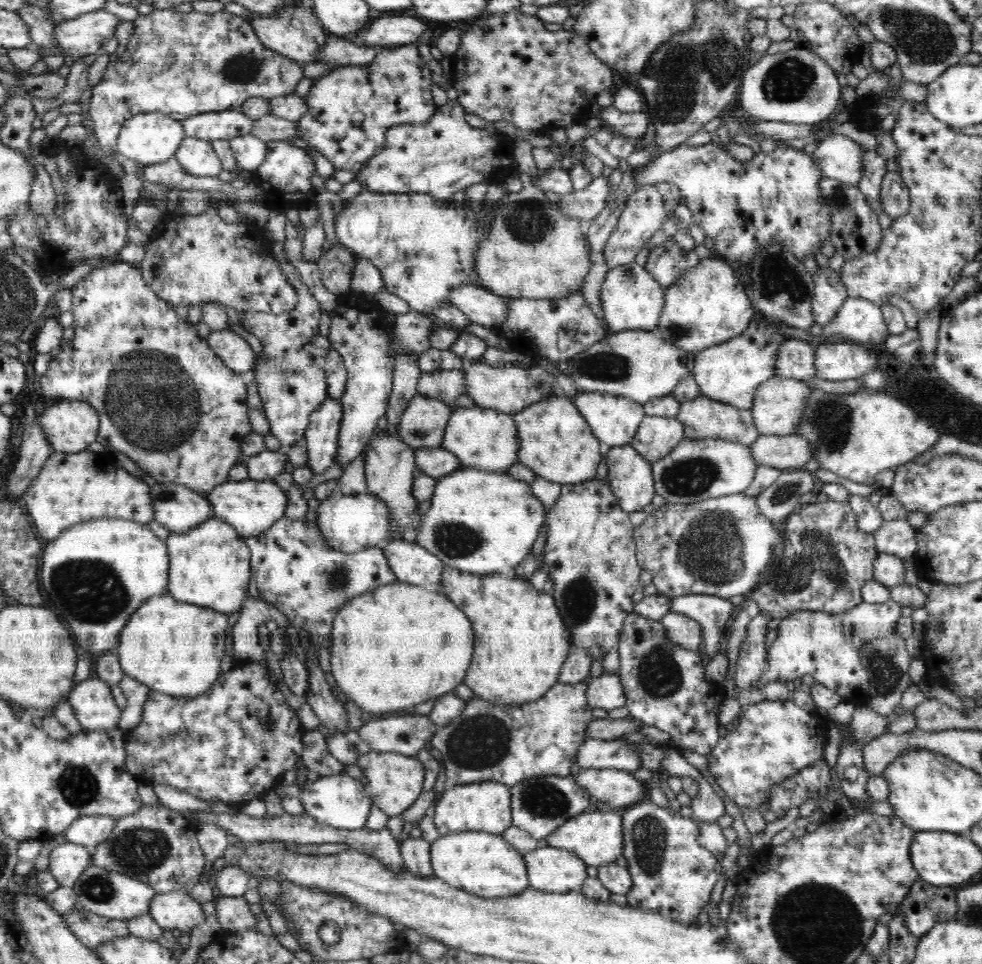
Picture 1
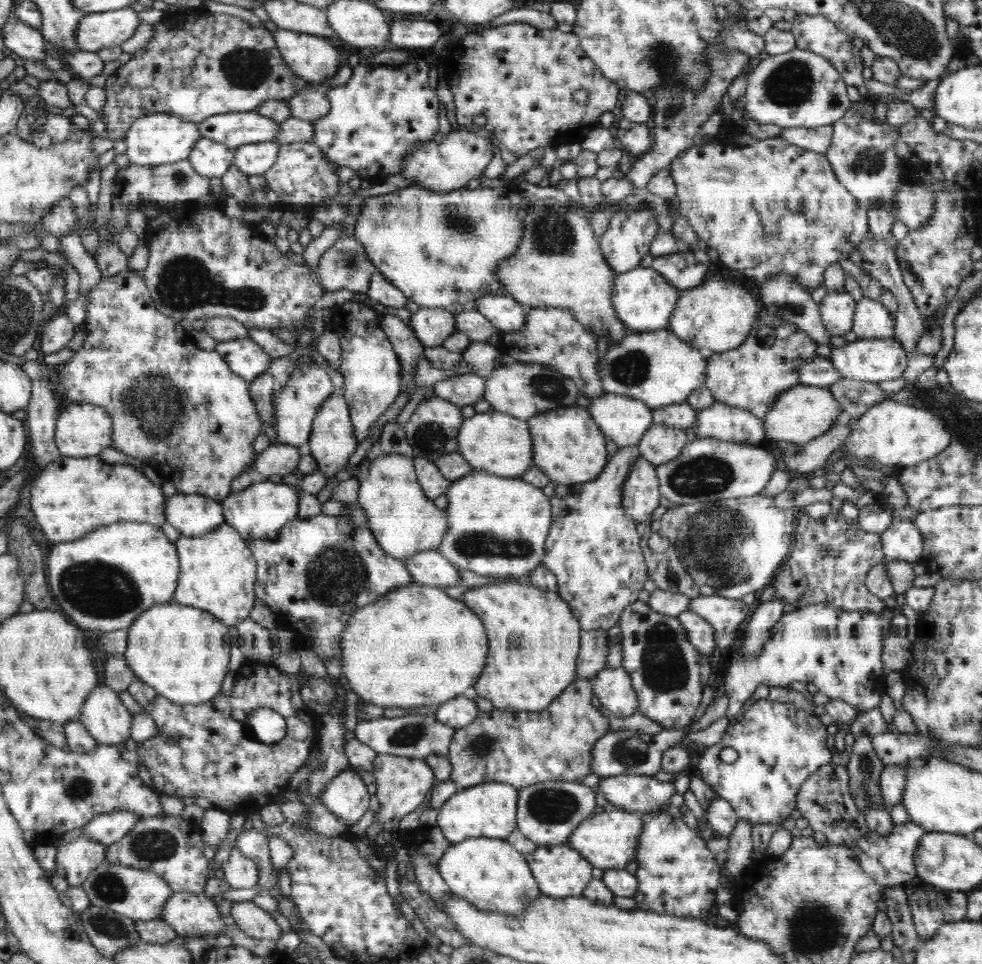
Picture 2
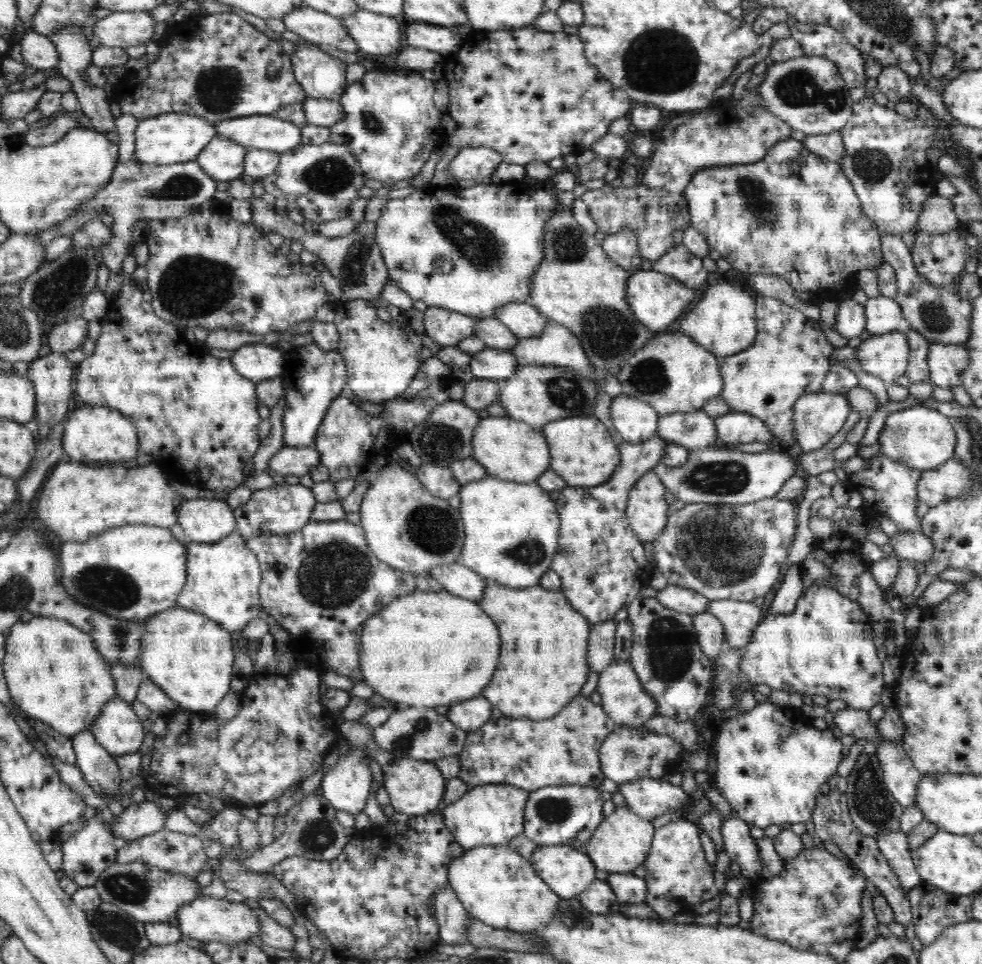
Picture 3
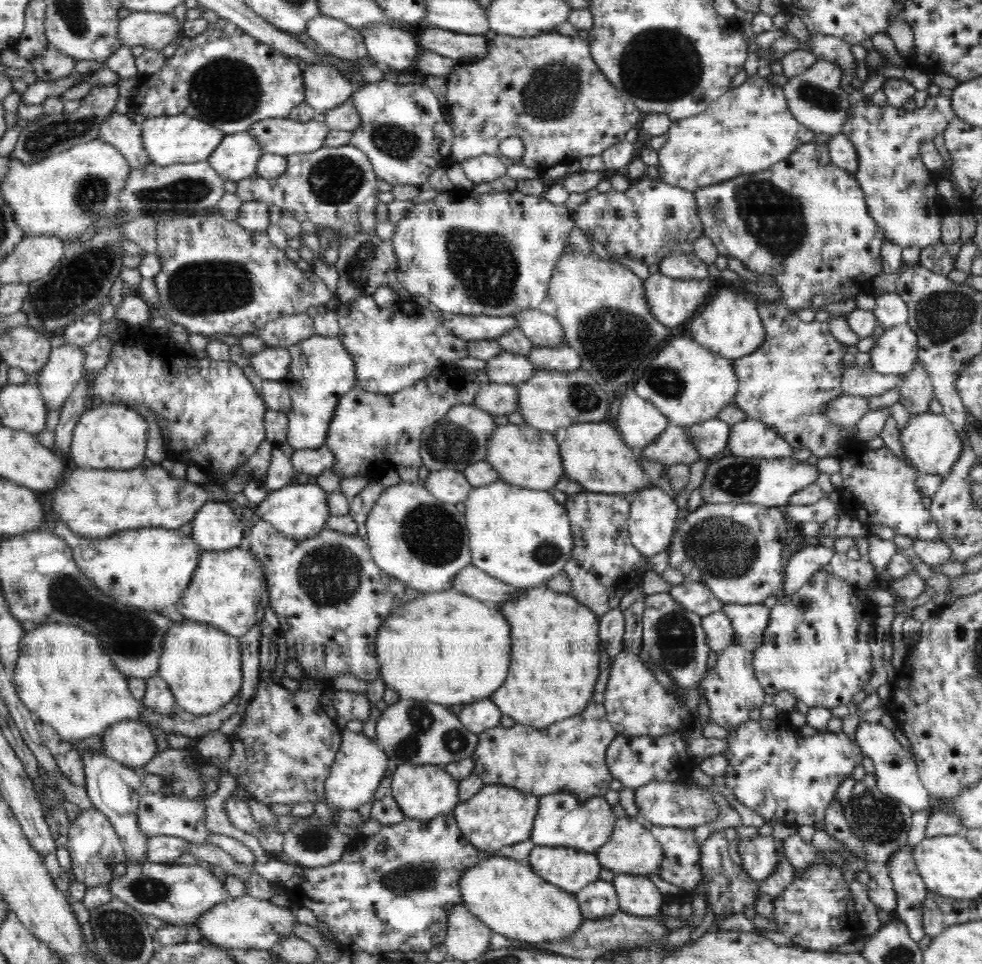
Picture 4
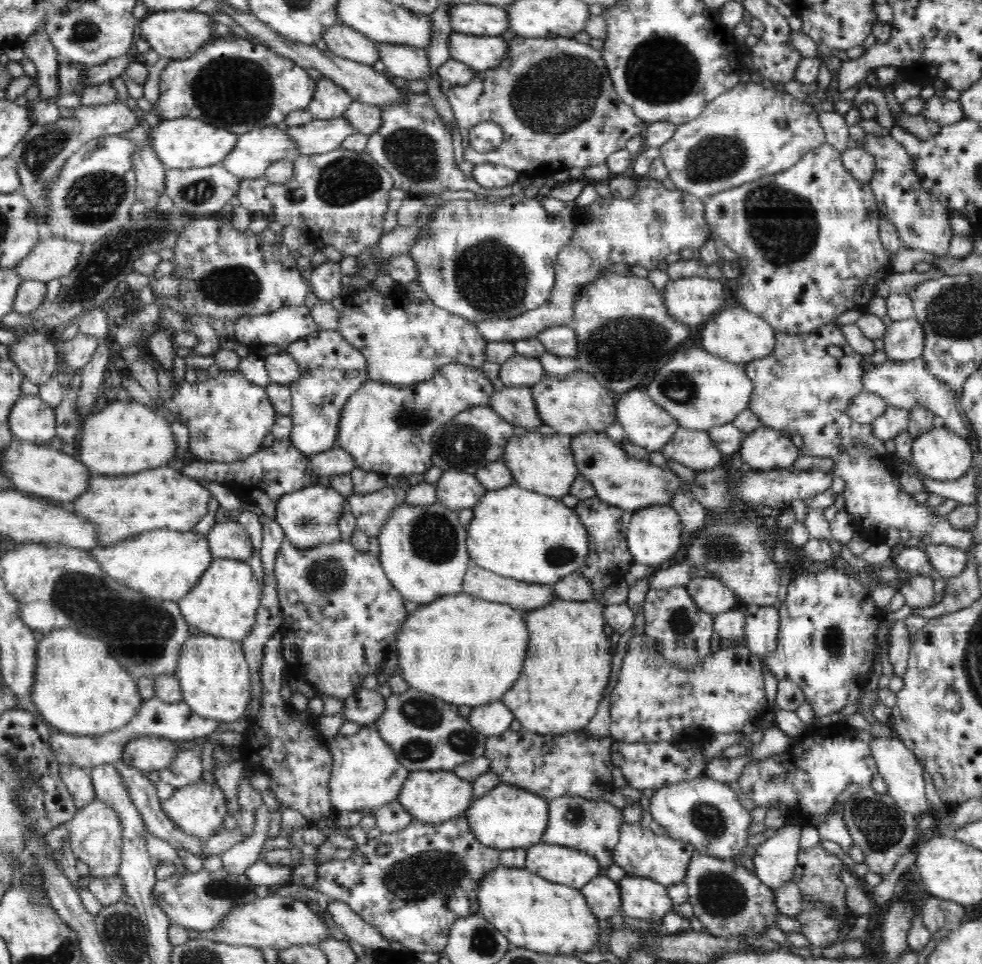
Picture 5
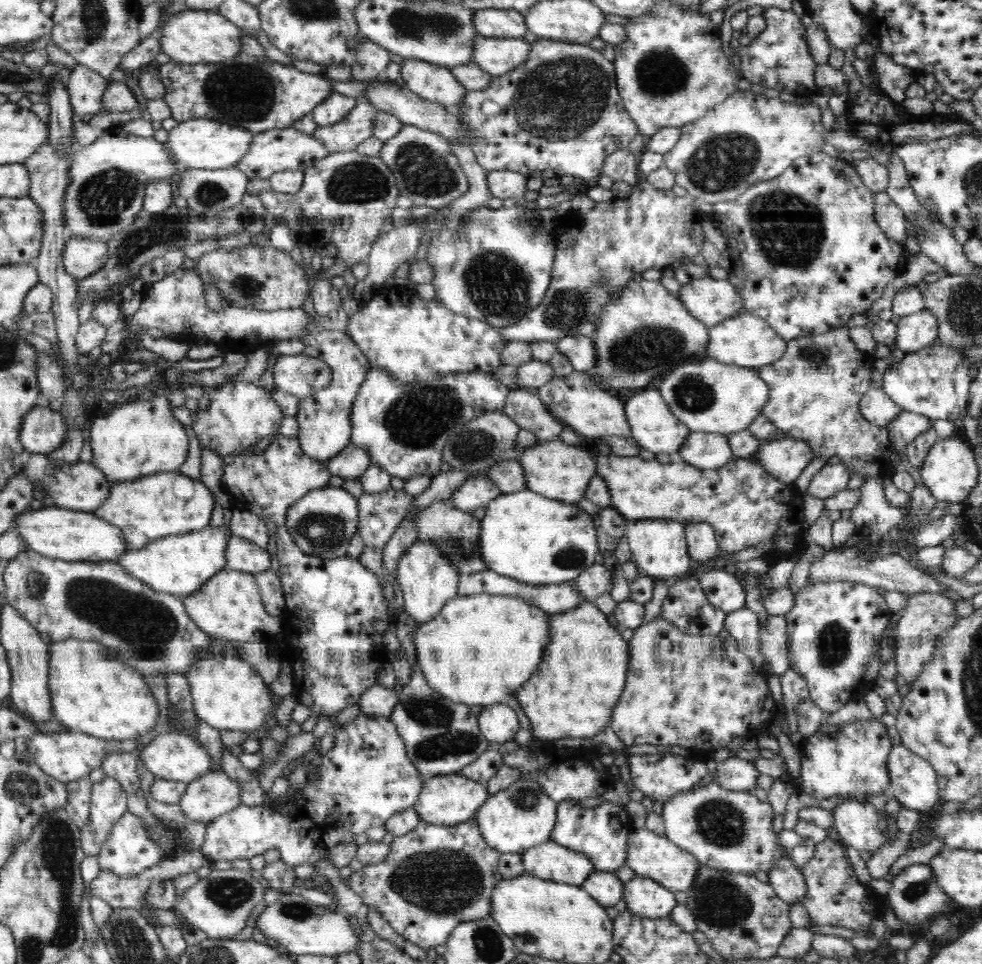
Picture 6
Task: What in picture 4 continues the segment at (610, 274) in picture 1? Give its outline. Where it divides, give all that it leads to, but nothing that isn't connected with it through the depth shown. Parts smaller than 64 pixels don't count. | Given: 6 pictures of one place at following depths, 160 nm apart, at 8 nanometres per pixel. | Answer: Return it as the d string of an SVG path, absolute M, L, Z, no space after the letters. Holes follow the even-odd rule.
M651 274L643 284L643 293L653 317L665 326L678 326L694 318L694 311L706 302L710 292L710 278L682 280Z

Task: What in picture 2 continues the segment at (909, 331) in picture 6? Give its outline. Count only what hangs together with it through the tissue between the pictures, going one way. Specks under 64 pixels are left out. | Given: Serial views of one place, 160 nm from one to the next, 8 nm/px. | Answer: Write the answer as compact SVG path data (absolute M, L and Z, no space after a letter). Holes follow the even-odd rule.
M895 337L856 339L831 350L830 362L842 379L851 378L864 382L879 383L902 376L908 362L907 350Z

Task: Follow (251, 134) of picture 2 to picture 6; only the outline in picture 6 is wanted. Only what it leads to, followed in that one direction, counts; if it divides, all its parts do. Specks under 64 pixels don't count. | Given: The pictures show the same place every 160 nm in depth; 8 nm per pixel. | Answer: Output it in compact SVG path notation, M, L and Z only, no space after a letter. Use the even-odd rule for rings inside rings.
M363 97L356 99L356 106L344 120L330 126L320 126L311 134L328 152L354 151L356 146L371 137L373 120L379 110Z

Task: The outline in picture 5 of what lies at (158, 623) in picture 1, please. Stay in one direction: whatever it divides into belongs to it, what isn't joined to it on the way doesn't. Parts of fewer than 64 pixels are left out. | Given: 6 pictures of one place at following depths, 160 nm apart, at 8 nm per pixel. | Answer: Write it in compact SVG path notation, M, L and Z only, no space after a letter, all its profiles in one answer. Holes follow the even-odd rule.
M208 633L193 634L181 646L180 656L173 674L180 683L182 701L201 717L222 722L244 718L246 707L252 702L251 679L248 663L243 655L242 642Z

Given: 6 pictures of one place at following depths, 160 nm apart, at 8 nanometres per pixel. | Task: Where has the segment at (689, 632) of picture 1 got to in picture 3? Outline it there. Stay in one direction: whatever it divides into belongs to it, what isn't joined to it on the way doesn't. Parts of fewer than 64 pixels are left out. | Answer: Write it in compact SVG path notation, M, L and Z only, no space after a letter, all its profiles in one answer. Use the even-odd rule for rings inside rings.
M704 611L693 614L692 620L701 649L707 657L714 660L726 646L724 627L720 619Z

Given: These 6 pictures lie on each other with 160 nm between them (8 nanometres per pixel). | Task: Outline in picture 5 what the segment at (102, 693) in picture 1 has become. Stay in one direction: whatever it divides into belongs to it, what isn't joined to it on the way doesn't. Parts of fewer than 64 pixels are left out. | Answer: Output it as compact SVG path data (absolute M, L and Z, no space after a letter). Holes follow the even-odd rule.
M140 737L129 740L122 751L121 759L124 764L145 772L166 768L178 748L175 741L160 737Z

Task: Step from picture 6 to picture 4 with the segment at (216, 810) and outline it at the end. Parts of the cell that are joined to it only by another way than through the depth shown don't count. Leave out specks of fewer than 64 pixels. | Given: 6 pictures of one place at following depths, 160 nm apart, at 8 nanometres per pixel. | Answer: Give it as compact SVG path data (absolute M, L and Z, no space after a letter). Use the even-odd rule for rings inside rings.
M144 791L139 798L138 828L146 836L170 836L186 839L189 843L204 844L207 842L207 834L210 833L205 825L205 801L200 803L197 799L183 799L176 795L168 796Z

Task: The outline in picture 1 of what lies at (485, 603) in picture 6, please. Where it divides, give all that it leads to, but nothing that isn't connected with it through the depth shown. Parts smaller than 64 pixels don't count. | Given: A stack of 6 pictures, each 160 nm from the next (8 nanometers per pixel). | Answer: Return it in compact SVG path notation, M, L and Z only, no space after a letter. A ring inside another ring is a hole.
M398 580L347 600L335 614L329 637L331 672L340 691L364 711L380 715L452 692L463 683L476 646L471 620L448 597L425 585Z

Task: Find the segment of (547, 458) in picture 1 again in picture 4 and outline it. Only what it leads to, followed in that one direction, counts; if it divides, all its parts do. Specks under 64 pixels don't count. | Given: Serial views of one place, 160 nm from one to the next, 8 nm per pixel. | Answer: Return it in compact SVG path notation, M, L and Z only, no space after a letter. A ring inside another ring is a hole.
M610 420L588 424L572 424L553 433L558 443L564 475L579 482L584 490L632 497L646 488L655 486L650 476L634 457Z

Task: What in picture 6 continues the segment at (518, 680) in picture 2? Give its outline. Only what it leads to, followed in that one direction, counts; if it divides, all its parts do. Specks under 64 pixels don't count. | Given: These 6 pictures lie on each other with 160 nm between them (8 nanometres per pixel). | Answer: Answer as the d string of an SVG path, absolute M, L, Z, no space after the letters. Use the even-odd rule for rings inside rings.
M584 601L569 611L550 616L552 624L549 641L545 646L546 654L540 670L536 674L552 676L530 676L518 692L514 692L519 704L530 720L532 734L535 740L546 742L564 742L565 738L590 738L600 732L604 726L609 726L612 708L622 694L628 678L628 647L629 641L622 639L620 628L592 602Z

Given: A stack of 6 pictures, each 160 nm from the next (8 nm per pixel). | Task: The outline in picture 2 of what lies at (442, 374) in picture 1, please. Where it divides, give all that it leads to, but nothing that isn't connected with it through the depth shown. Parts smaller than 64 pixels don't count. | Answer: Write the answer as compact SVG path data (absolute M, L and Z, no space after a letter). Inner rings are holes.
M476 372L451 376L434 383L431 388L436 397L452 402L455 406L473 406L484 397L485 374Z

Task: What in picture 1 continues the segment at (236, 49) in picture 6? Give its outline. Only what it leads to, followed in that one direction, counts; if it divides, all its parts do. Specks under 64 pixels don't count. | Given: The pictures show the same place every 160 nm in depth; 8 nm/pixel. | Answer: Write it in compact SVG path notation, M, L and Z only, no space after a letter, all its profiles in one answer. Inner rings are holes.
M102 8L58 22L53 39L60 55L67 60L91 59L108 37L114 37L114 30L121 22L120 17Z

